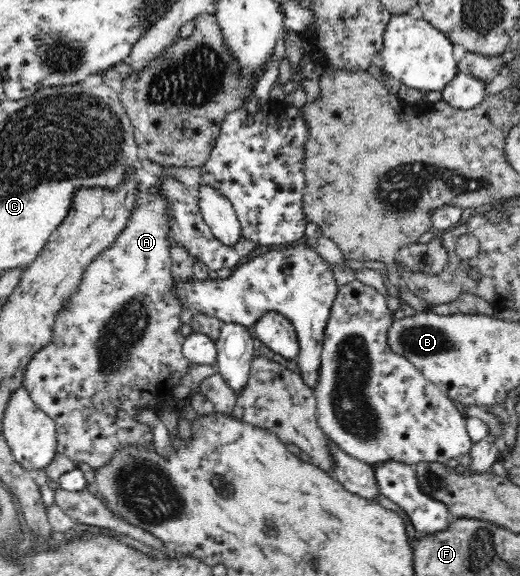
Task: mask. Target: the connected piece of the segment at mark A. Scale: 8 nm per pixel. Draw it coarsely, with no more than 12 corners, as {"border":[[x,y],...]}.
{"border":[[138,187],[22,384],[57,453],[151,448],[187,367],[171,203]]}

